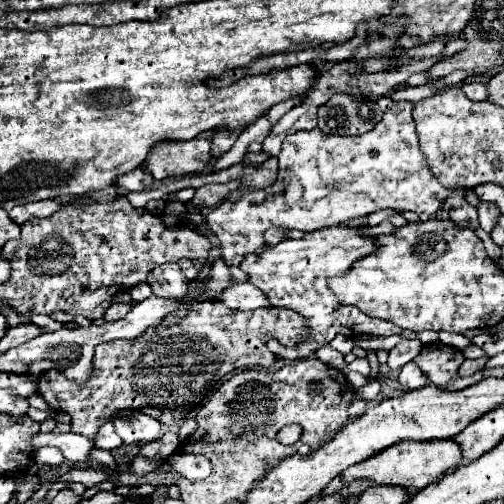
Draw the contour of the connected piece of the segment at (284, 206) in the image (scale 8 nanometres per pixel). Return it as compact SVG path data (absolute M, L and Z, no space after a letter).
M410 101L392 105L382 121L364 135L326 135L318 127L288 135L282 141L278 161L280 169L274 185L256 191L246 189L238 201L224 201L206 215L206 225L220 239L222 259L230 267L240 267L250 253L262 253L267 248L264 231L270 227L316 231L380 209L426 215L446 209L456 225L478 227L476 209L464 199L464 191L456 189L452 193L428 173L424 155L418 151Z

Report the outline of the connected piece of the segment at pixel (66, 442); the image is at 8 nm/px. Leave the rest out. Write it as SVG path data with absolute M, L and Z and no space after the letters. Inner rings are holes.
M54 431L54 433L38 433L32 439L32 445L36 445L36 449L40 449L44 445L54 445L72 463L90 461L90 453L96 447L94 439L90 439L90 437L84 437L84 435L78 435L78 433L58 433L58 431Z

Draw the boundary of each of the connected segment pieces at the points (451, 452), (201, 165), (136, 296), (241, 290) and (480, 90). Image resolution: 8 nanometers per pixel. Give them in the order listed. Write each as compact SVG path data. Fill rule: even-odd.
M406 441L392 445L384 449L382 453L370 457L368 461L356 463L348 467L340 479L346 487L350 487L358 479L366 479L372 485L398 485L398 487L412 487L412 489L424 489L430 483L436 483L446 471L456 469L456 465L462 461L460 457L460 447L454 441Z
M204 131L192 141L164 141L164 145L156 145L152 149L142 169L154 179L200 173L210 163L212 135L212 131Z
M138 283L138 285L136 285L134 289L130 289L128 293L130 293L132 301L140 303L140 301L144 301L144 299L148 299L148 297L152 295L152 289L150 289L146 283Z
M250 283L232 285L232 289L228 289L228 293L220 297L220 301L226 303L230 309L240 309L240 311L254 311L258 307L270 307L266 295Z
M476 81L464 83L462 89L464 89L466 97L472 101L486 101L486 85L484 83L476 83Z

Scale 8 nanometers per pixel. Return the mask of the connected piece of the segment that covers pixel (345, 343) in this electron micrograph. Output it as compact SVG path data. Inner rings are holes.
M338 335L338 337L334 337L334 339L330 341L330 345L332 345L336 351L340 351L342 355L348 355L348 353L352 351L352 347L354 347L354 341L344 339L342 335Z

